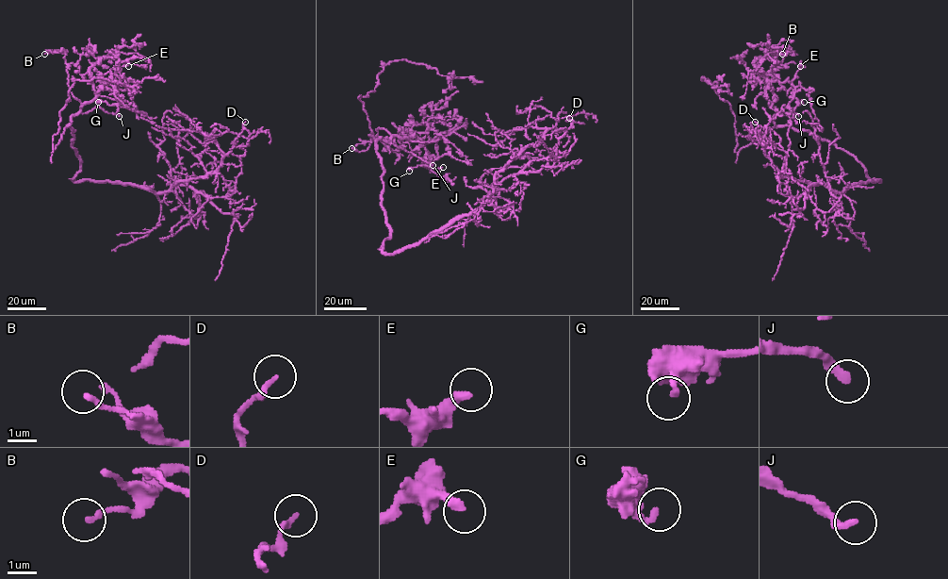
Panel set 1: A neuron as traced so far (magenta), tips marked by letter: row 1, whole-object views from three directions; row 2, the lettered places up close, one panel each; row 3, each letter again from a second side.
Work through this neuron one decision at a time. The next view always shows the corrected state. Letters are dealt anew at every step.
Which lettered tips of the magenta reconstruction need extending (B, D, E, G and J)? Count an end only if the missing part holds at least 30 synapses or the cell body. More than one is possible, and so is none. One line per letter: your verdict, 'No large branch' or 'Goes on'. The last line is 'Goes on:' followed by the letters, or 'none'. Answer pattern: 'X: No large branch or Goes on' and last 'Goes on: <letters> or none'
B: No large branch
D: No large branch
E: No large branch
G: No large branch
J: Goes on
Goes on: J

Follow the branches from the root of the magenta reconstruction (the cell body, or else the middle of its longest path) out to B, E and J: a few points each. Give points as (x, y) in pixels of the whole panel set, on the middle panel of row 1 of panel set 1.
B: (390, 229), (382, 206), (384, 167), (376, 140), (388, 141), (391, 136), (379, 127), (367, 150), (351, 148)
E: (390, 229), (382, 206), (384, 167), (376, 140), (415, 135), (426, 152), (422, 164), (431, 170), (443, 167)
J: (390, 229), (382, 206), (384, 167), (376, 151), (376, 140), (380, 137), (433, 165)

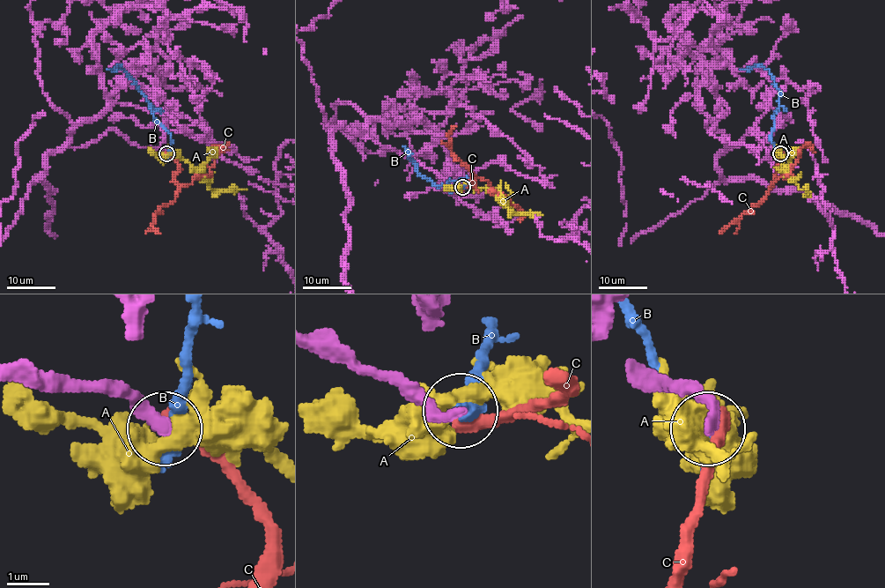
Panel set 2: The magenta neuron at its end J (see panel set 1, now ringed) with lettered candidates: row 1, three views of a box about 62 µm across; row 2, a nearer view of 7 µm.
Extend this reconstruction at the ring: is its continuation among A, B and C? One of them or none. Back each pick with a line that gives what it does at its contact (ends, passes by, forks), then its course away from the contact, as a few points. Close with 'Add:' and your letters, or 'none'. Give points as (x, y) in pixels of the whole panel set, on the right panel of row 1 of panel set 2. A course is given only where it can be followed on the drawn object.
A: it passes by; course (779, 152), (783, 167), (792, 181), (799, 187), (807, 189)
Add: A

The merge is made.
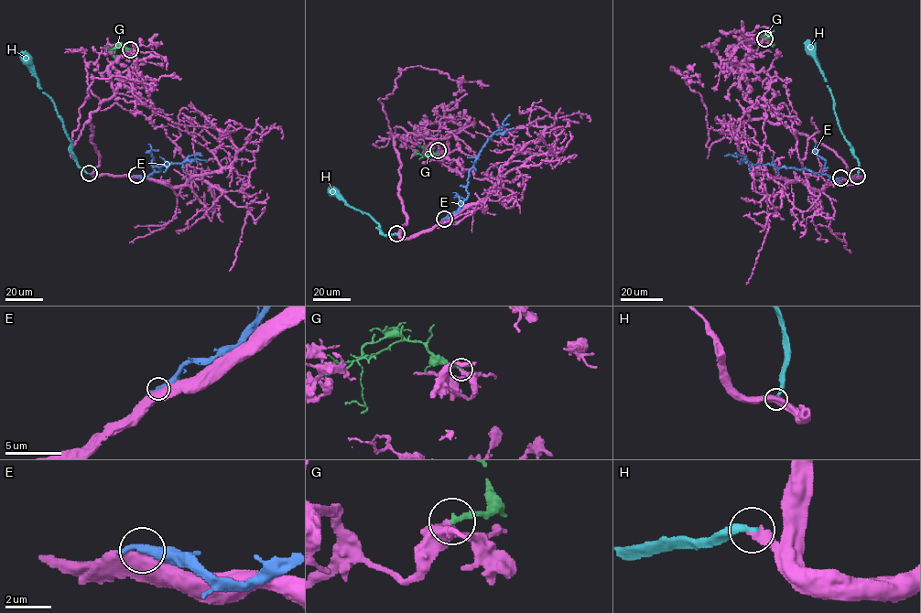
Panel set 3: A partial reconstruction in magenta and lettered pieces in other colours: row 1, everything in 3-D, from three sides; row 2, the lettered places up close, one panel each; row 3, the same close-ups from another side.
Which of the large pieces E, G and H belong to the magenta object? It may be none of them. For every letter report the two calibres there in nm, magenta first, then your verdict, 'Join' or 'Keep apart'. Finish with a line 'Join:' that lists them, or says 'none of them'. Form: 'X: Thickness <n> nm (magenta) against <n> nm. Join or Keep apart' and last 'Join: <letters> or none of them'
E: Thickness 700 nm (magenta) against 460 nm. Keep apart
G: Thickness 300 nm (magenta) against 240 nm. Keep apart
H: Thickness 420 nm (magenta) against 320 nm. Join
Join: H

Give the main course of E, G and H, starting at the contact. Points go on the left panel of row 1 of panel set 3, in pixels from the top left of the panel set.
E: (136, 176), (146, 177), (160, 171), (158, 167), (161, 166), (182, 163), (193, 155), (201, 155)
G: (131, 49), (117, 44), (114, 56), (111, 55)
H: (89, 174), (77, 164), (71, 143), (55, 104), (43, 92), (21, 51)

